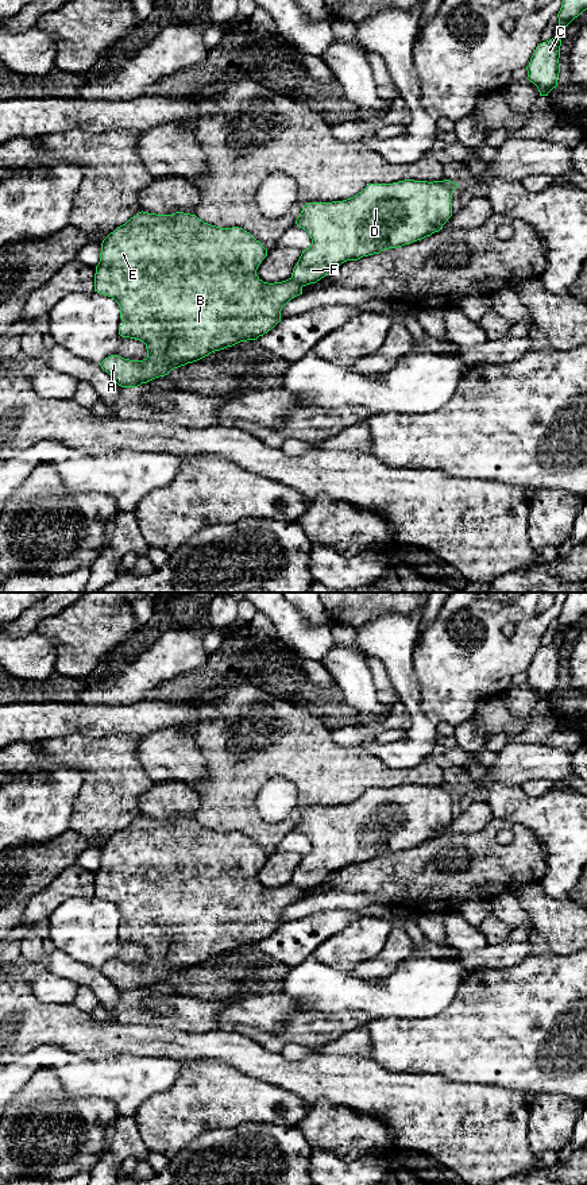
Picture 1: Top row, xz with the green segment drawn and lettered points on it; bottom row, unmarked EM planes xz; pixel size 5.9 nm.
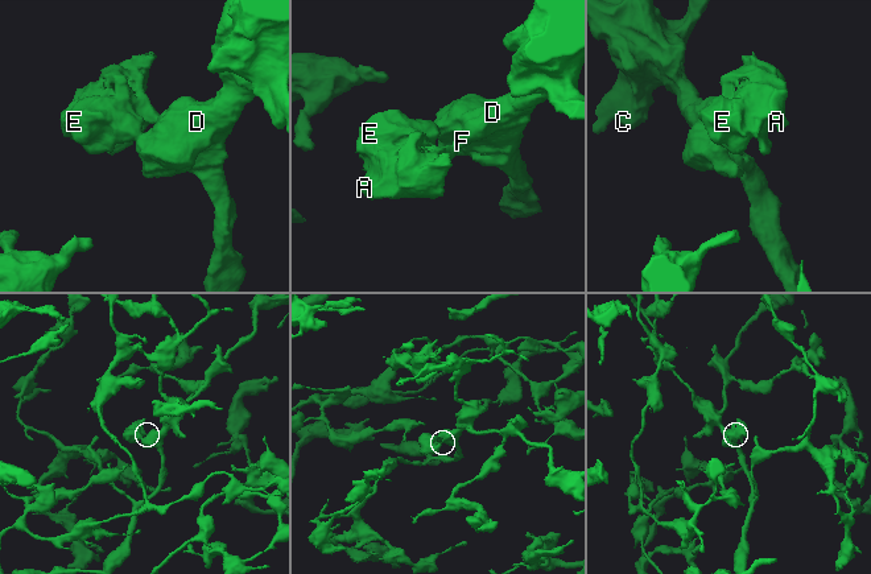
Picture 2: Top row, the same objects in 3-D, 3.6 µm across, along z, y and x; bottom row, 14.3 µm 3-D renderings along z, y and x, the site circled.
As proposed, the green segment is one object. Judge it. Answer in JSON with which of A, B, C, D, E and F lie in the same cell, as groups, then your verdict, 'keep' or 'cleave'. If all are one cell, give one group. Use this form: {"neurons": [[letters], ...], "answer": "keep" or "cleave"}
{"neurons": [["A", "B", "E"], ["C", "D", "F"]], "answer": "cleave"}

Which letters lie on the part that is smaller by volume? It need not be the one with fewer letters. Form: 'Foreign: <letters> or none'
Foreign: A, B, E

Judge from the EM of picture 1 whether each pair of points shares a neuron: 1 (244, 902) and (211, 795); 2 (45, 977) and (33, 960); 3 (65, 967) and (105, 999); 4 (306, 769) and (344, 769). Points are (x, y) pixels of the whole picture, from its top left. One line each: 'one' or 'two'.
1: two
2: two
3: one
4: one

